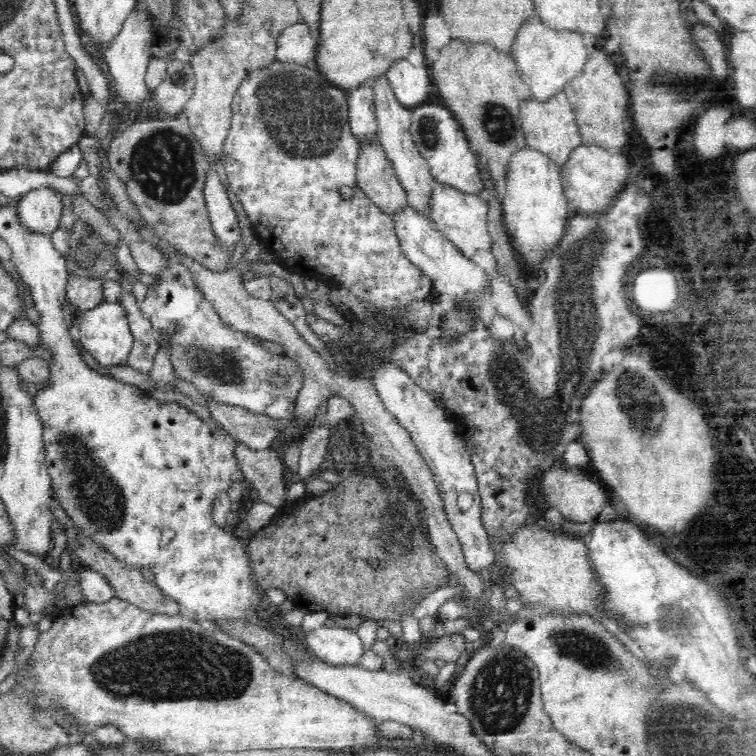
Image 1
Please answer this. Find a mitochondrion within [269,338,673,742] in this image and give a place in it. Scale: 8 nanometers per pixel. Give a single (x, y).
(501, 694)

